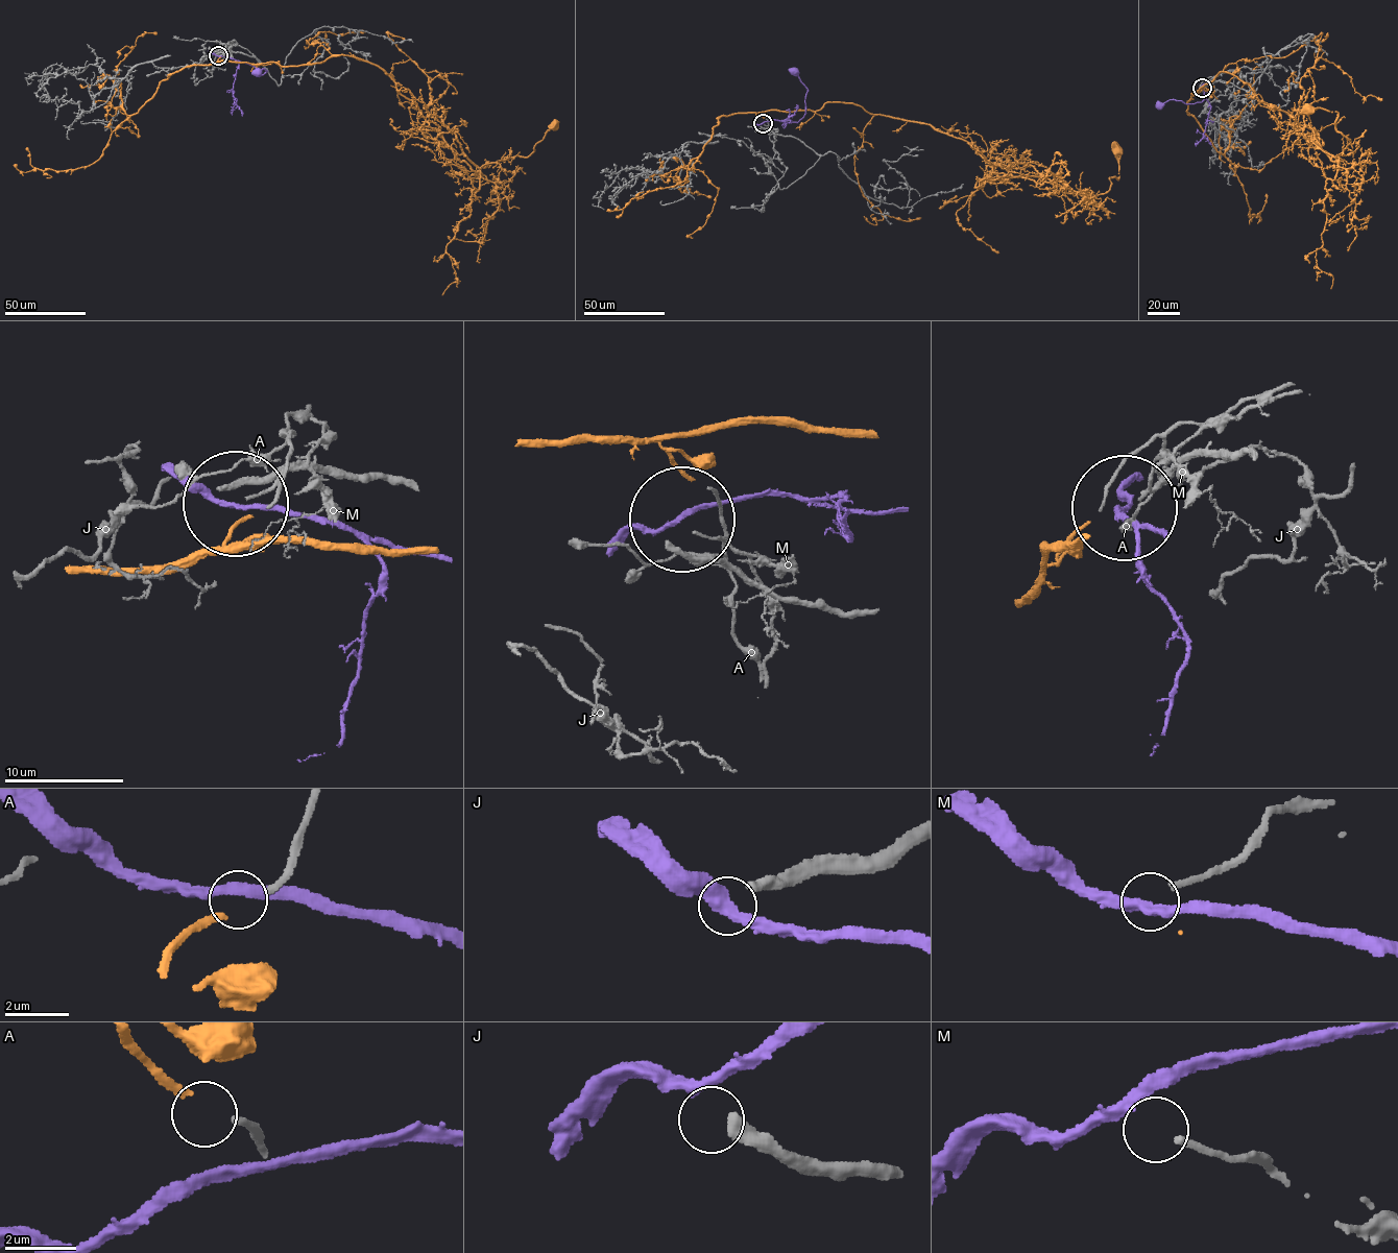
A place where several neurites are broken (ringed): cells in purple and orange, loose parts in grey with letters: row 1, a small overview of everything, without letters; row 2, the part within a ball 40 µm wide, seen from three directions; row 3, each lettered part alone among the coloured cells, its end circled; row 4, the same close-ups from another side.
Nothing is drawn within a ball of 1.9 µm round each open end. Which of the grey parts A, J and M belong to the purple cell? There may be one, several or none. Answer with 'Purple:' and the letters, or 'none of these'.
Purple: J

